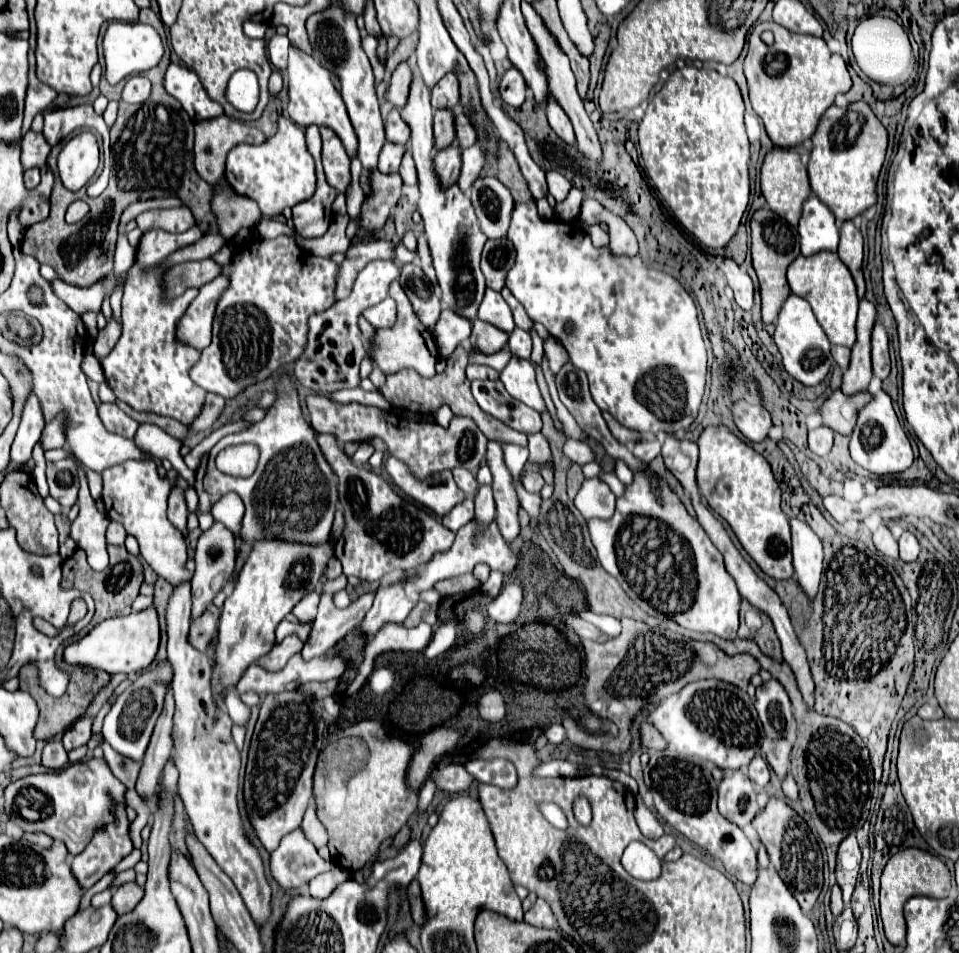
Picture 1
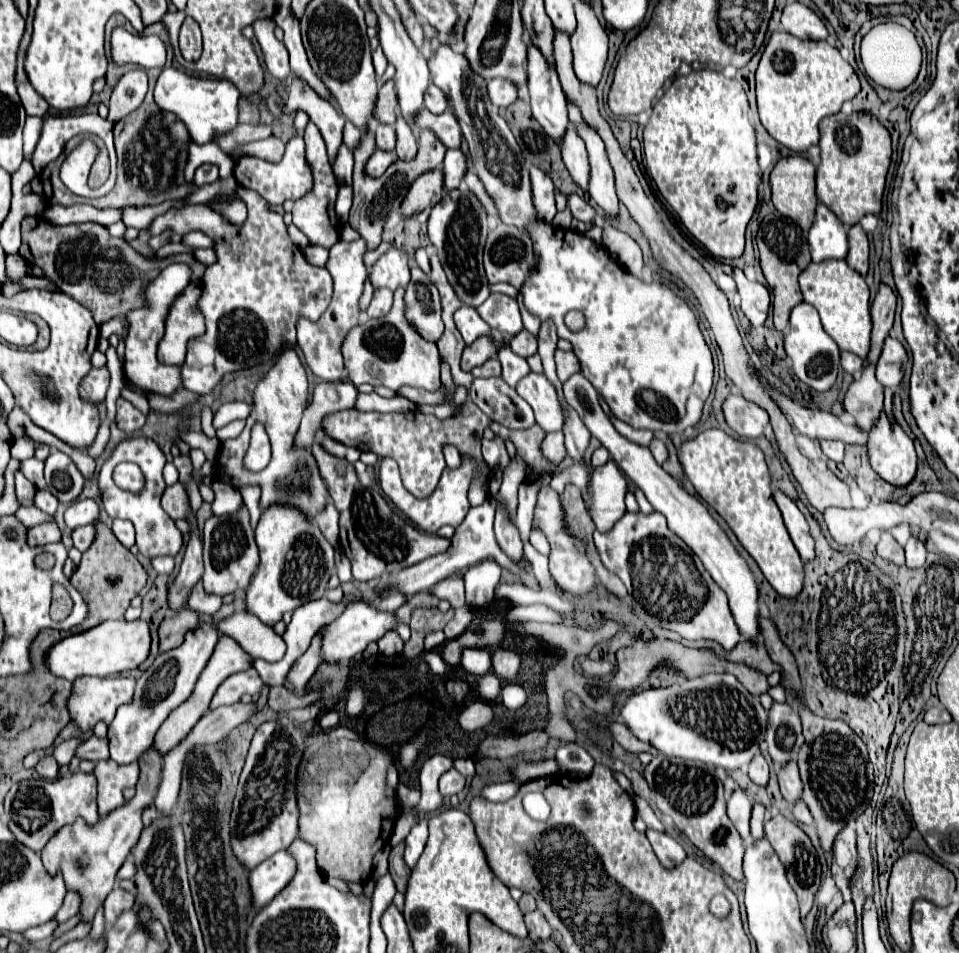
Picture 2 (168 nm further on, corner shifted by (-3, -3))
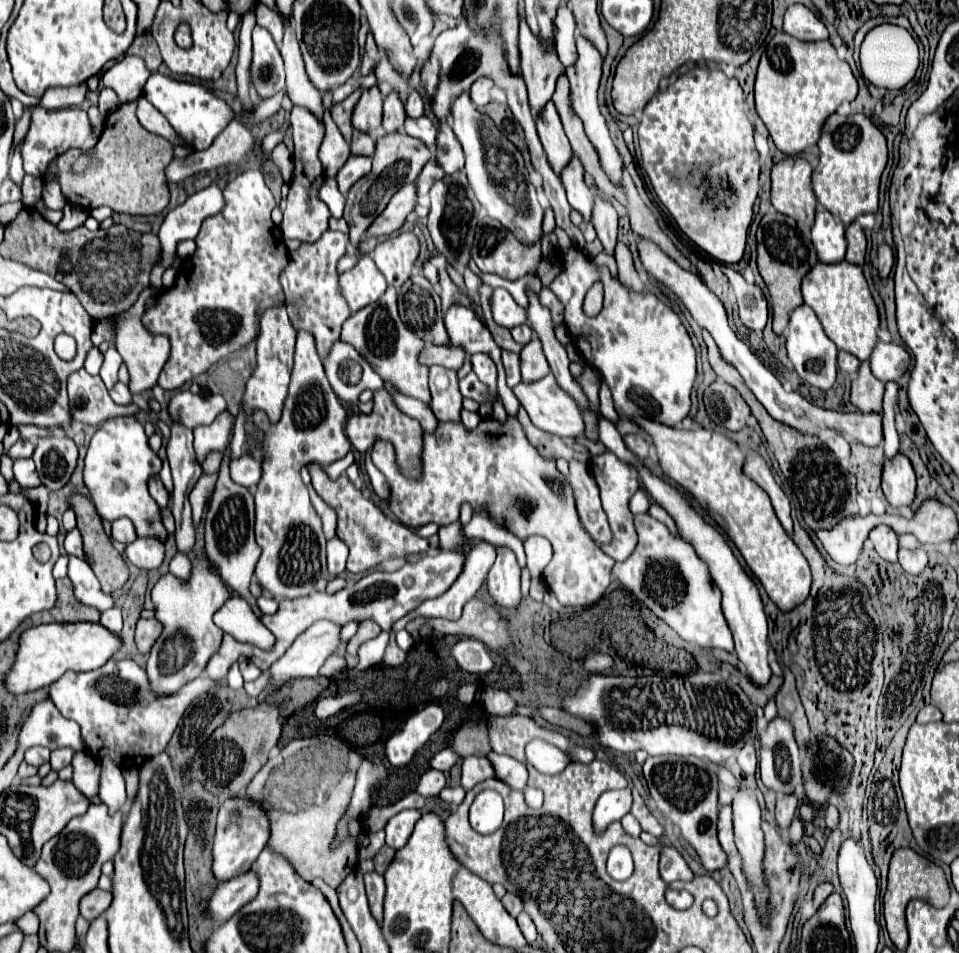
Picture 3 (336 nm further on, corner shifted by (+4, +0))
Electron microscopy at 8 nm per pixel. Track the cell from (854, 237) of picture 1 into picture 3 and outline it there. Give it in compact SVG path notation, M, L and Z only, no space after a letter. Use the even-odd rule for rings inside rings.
M853 221L845 229L845 237L847 237L847 255L845 255L845 261L855 263L855 265L863 265L867 241L865 241L865 233L863 233L861 225L857 221Z

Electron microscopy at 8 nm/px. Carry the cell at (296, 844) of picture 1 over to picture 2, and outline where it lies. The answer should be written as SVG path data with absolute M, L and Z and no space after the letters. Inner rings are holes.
M286 850L276 852L272 858L262 862L250 872L248 884L250 884L250 900L254 908L266 906L288 880L296 874L296 860L288 856Z

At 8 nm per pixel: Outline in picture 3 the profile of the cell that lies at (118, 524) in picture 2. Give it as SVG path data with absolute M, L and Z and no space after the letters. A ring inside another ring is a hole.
M117 519L111 523L111 537L121 543L131 543L137 539L133 523L129 519Z

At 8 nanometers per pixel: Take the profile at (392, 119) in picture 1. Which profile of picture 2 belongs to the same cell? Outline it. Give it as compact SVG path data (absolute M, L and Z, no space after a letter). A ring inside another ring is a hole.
M380 124L376 128L376 148L392 152L394 146L396 146L396 132L392 132L392 126Z

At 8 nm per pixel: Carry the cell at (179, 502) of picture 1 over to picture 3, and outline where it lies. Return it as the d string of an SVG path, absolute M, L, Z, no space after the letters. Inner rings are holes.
M155 475L155 477L149 479L149 493L151 493L151 497L157 501L157 505L161 509L167 507L167 503L169 503L169 491L165 489L165 485L161 485L159 475Z

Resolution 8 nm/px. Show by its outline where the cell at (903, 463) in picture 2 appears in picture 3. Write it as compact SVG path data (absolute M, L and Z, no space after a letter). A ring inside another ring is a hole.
M903 453L883 461L883 493L893 507L907 507L913 501L915 471Z

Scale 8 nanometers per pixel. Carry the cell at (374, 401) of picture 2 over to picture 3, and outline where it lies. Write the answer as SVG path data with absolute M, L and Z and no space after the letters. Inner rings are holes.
M299 331L297 333L297 345L295 345L295 367L291 373L289 395L285 401L281 421L271 425L263 411L253 413L255 425L259 429L263 429L263 433L265 433L265 441L257 449L257 453L263 457L263 477L261 477L257 491L255 491L255 539L257 539L257 545L261 547L263 553L257 561L255 577L257 577L257 583L261 585L261 589L277 601L303 597L303 595L309 595L315 591L315 575L321 569L319 559L325 553L327 539L321 531L321 519L317 517L313 505L309 501L309 491L303 485L299 471L301 471L301 467L305 467L311 461L333 463L337 459L343 459L349 453L351 443L347 441L347 437L343 433L345 419L347 419L347 409L341 403L341 399L333 393L333 389L325 377L323 363L315 351L313 335L307 331Z

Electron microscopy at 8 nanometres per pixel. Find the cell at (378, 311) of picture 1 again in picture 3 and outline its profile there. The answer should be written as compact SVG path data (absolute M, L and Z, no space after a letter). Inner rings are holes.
M361 255L359 263L341 275L341 289L351 313L375 303L387 289L385 277L375 267L369 255Z

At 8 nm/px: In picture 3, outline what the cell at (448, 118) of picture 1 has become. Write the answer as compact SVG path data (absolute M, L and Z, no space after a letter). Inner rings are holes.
M403 131L385 135L377 141L377 149L373 153L373 169L369 175L361 177L349 191L347 205L345 207L345 221L349 223L349 239L353 247L359 247L361 237L369 229L369 225L375 221L375 217L387 207L389 199L407 183L415 183L417 175L421 173L423 165L429 161L429 149L423 141L417 141L415 137L409 137Z

